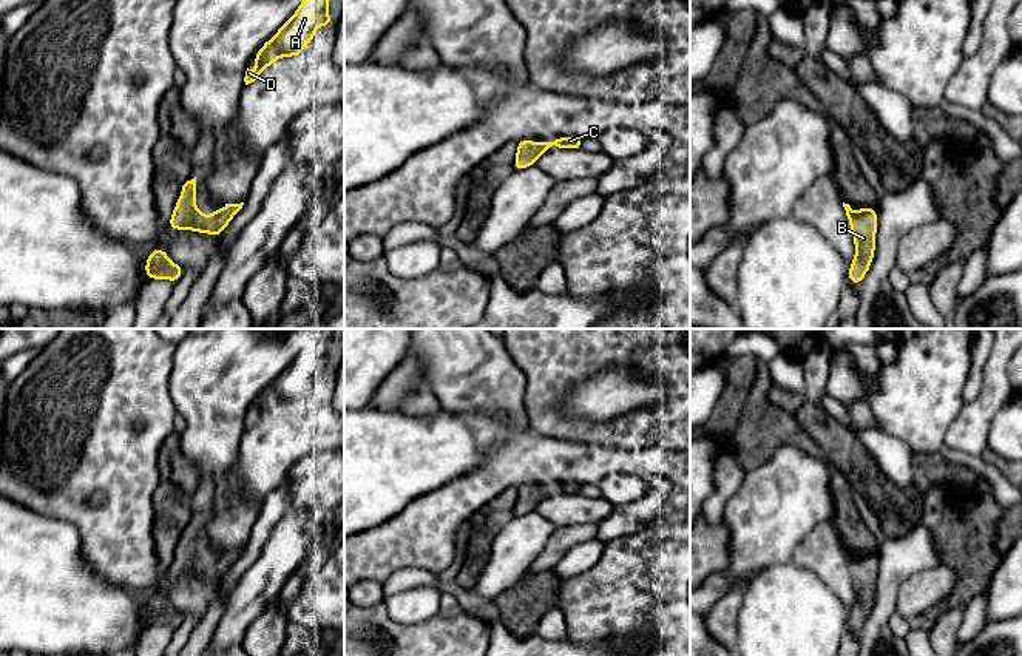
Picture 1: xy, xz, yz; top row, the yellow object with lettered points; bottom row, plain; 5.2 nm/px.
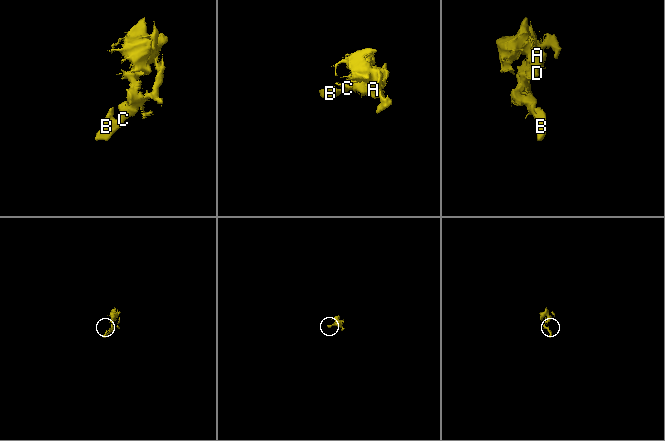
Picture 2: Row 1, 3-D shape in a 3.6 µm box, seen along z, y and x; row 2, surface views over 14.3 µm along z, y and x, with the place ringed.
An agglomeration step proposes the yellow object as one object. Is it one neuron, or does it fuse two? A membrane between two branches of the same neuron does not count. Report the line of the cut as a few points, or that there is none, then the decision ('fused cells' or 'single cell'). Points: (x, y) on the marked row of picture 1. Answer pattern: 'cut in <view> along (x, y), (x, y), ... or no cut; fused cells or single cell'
no cut; single cell

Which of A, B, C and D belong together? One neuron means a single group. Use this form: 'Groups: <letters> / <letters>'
Groups: A B C D

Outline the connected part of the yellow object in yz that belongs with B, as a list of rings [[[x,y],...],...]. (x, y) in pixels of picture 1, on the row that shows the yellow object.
[[[843,202],[849,228],[855,244],[855,256],[849,265],[848,281],[851,284],[861,284],[875,253],[877,236],[877,207],[871,205],[854,211],[849,204]]]

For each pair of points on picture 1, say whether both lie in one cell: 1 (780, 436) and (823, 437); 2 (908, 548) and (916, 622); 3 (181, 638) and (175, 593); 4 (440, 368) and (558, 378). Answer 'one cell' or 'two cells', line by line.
1: two cells
2: two cells
3: two cells
4: two cells

